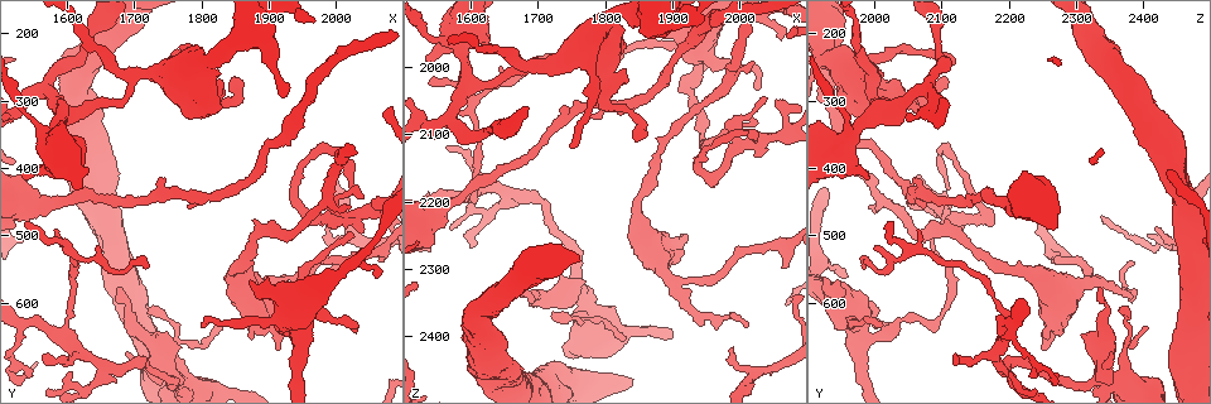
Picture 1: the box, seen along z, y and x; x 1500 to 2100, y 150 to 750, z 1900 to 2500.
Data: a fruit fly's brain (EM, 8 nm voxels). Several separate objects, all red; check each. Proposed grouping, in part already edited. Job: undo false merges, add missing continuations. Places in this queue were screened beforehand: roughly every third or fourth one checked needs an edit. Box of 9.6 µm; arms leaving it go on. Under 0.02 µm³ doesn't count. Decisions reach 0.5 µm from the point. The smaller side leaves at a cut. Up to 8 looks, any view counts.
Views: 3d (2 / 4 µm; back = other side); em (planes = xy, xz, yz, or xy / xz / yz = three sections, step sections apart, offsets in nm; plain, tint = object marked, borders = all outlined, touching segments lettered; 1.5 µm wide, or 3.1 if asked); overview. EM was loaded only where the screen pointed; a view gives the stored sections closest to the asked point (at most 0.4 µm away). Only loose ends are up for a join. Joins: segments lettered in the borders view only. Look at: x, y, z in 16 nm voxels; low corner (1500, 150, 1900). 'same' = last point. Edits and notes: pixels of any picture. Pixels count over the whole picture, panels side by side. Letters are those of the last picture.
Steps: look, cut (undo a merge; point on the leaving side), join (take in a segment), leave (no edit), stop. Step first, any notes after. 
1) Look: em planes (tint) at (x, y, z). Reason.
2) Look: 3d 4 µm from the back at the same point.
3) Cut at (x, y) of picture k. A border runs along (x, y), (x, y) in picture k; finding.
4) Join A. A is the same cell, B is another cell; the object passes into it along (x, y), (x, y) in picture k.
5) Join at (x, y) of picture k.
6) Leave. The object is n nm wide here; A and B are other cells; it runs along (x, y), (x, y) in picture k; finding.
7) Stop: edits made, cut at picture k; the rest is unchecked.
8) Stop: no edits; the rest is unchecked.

Look: 3d 2 µm at (1685, 670, 2350). Free end.

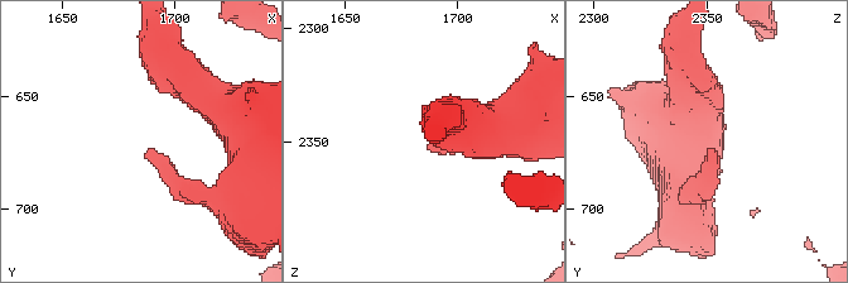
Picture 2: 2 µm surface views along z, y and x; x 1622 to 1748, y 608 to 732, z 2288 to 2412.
Look: em planes (borders) at (1687, 674, 2352). Need the tissue.

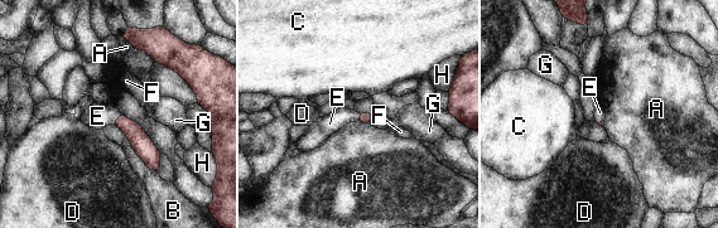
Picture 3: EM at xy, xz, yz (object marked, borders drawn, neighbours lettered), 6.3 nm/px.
Join E. E is the same cell, A, B, C, D, F, G and H are other cells; the neuron continues.

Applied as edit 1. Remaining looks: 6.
Look: 3d 2 µm at (1695, 260, 2000). Sharp bend.

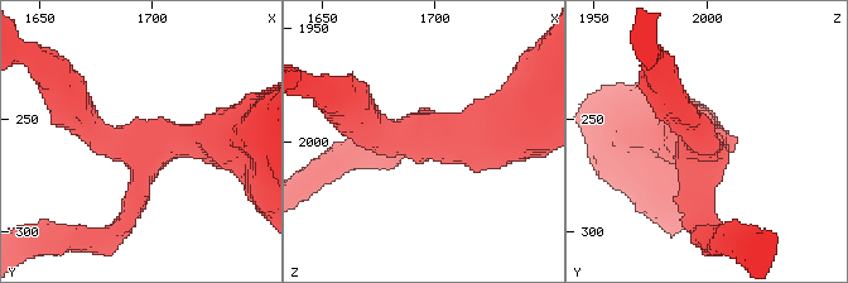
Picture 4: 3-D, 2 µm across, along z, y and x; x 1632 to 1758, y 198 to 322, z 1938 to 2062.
Look: em planes (borders) at (1696, 266, 1998). 3 arms meet here; the arms are 190, 240, 500 nm wide; now the EM.

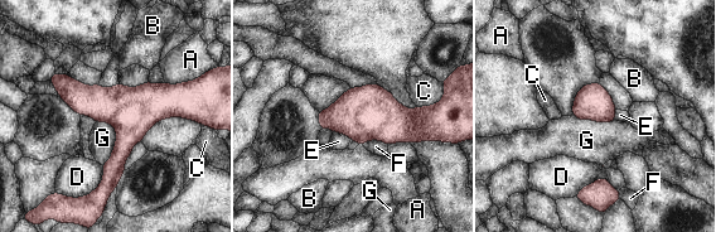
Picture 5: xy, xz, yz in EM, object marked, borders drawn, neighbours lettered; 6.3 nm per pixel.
Leave. The object is 320 nm wide here; A, B, C, D, E, F and G are other cells; a border runs along (96, 121), (115, 129), (102, 165) in picture 5; one neuron here.

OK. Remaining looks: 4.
Look: em planes (plain) at (1825, 265, 1945). Branch stops here.

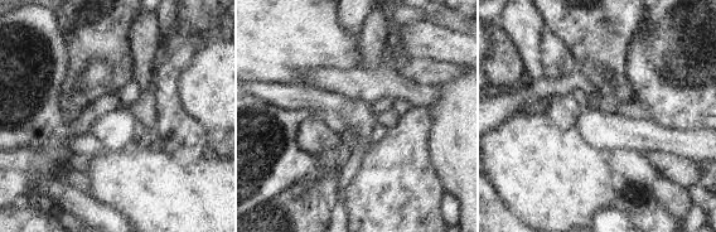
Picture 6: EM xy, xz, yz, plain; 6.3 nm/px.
Look: em planes (borders) at the same point. See the neighbours.

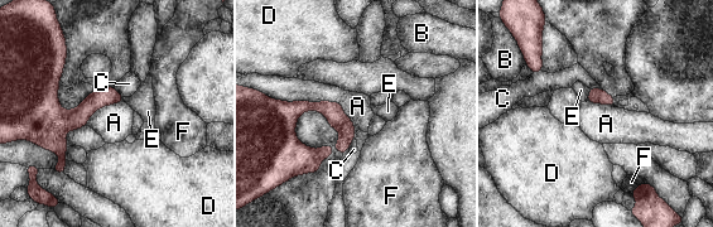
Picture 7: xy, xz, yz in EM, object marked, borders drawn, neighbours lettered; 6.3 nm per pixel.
Leave. A, B, C, D, E and F are other cells; it runs along (62, 57), (51, 78), (61, 164) in picture 7; none of them fits.

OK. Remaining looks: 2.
Stop: edits made, join at picture 3; the rest is unchecked.

